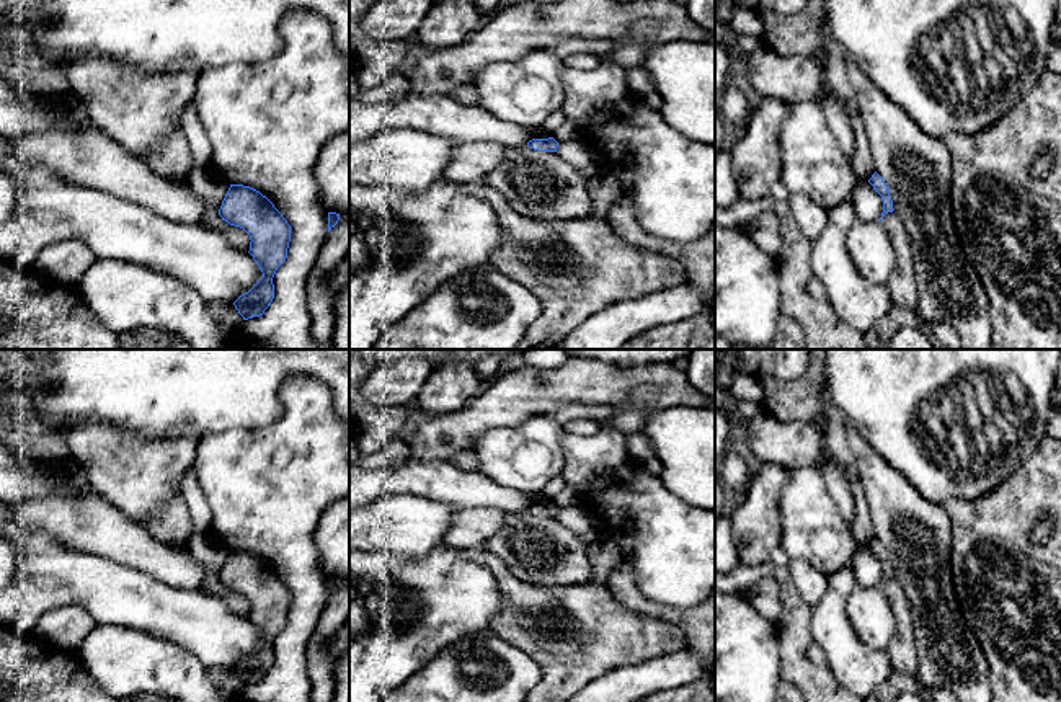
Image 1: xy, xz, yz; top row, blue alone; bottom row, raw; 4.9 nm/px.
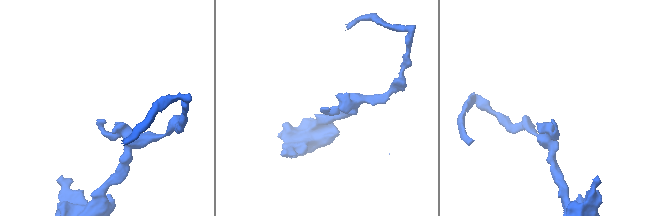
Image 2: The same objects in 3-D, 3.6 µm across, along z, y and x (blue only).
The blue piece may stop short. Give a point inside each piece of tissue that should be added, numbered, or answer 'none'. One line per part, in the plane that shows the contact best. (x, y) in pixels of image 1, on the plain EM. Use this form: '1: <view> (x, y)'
none

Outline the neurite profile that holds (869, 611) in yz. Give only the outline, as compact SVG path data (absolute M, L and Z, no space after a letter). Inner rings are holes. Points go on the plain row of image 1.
M855 584L847 598L847 619L862 643L885 651L896 633L896 617L881 586Z

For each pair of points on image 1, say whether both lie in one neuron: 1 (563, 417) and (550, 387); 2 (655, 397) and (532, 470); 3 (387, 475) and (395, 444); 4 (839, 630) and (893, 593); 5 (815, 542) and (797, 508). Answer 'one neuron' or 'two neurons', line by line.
1: two neurons
2: two neurons
3: two neurons
4: two neurons
5: one neuron

